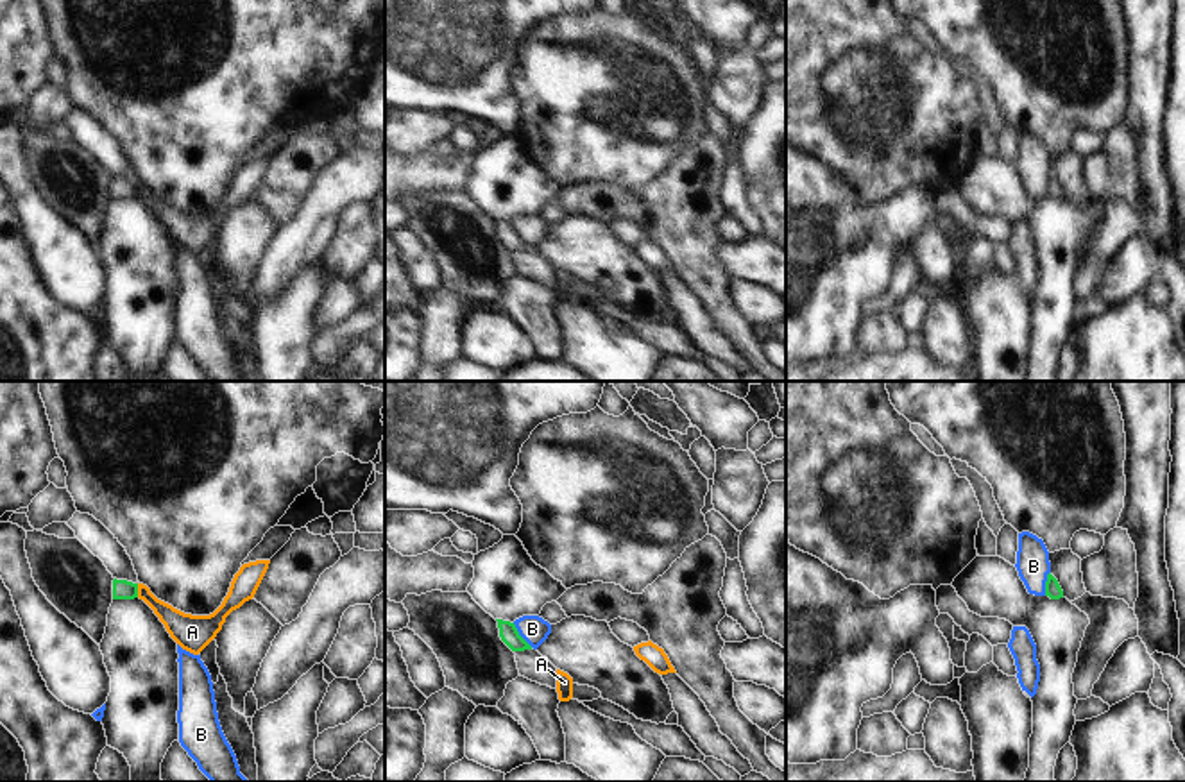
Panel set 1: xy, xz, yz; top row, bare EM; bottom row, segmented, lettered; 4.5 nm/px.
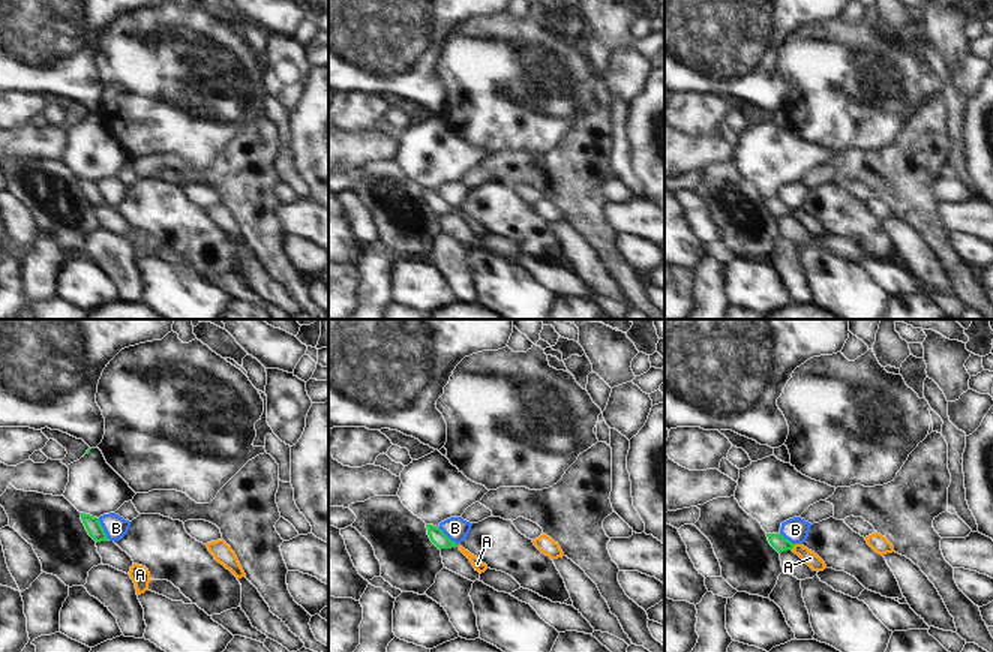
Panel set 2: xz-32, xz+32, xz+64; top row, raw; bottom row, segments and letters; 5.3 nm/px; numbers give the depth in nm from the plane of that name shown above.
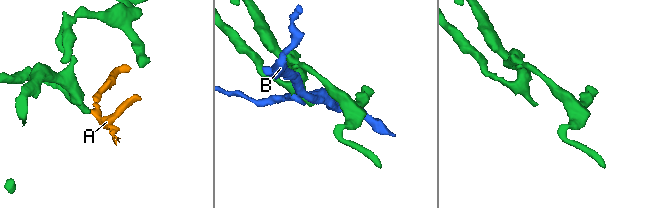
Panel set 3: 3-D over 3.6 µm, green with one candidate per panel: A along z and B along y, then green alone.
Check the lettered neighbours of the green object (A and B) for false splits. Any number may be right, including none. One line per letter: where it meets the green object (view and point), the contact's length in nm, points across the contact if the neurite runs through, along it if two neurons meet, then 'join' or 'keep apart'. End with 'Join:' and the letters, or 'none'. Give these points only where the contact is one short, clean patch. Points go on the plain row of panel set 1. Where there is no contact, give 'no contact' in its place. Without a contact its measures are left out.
A: contact xy (136, 190); length 60 nm; border xy (136, 183), (138, 195); keep apart
B: contact xz (520, 235); length 140 nm; keep apart
Join: none

